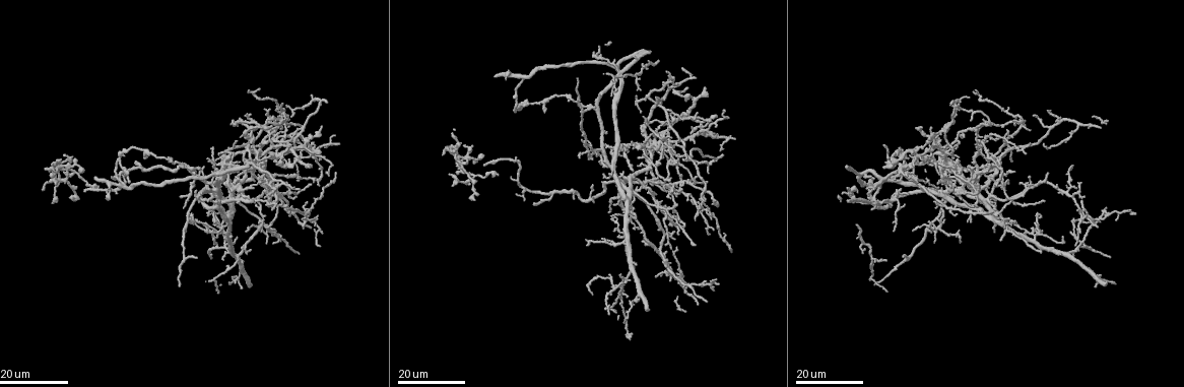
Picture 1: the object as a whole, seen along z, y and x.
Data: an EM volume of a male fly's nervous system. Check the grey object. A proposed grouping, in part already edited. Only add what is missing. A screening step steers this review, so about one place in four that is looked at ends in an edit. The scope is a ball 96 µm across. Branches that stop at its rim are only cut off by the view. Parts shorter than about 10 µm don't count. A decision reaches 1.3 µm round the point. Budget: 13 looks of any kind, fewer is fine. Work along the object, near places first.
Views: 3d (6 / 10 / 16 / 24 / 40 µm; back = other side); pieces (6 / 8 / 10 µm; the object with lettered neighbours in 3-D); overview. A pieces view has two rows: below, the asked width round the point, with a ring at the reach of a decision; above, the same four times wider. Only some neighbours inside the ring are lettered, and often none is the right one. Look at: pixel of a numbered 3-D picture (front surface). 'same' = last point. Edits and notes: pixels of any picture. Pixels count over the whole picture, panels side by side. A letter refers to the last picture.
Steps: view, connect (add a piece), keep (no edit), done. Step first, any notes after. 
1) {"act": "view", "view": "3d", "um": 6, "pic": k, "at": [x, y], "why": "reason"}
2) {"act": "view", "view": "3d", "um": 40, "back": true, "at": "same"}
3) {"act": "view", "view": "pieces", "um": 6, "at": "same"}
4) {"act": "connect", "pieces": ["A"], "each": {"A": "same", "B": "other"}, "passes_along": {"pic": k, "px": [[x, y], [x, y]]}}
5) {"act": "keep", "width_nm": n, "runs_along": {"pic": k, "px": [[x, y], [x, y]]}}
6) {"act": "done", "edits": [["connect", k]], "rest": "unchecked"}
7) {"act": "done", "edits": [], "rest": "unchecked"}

{"act": "view", "view": "3d", "um": 24, "pic": 1, "at": [86, 190], "why": "an open end"}

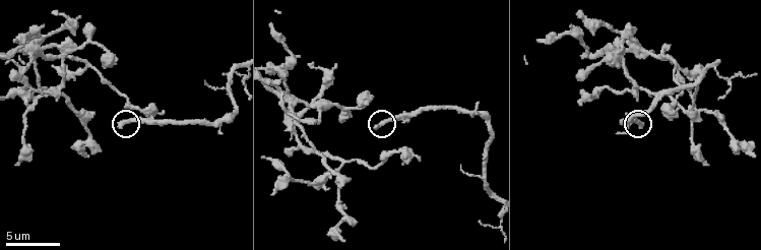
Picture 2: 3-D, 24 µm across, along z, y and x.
{"act": "view", "view": "pieces", "um": 8, "pic": 2, "at": [119, 125]}

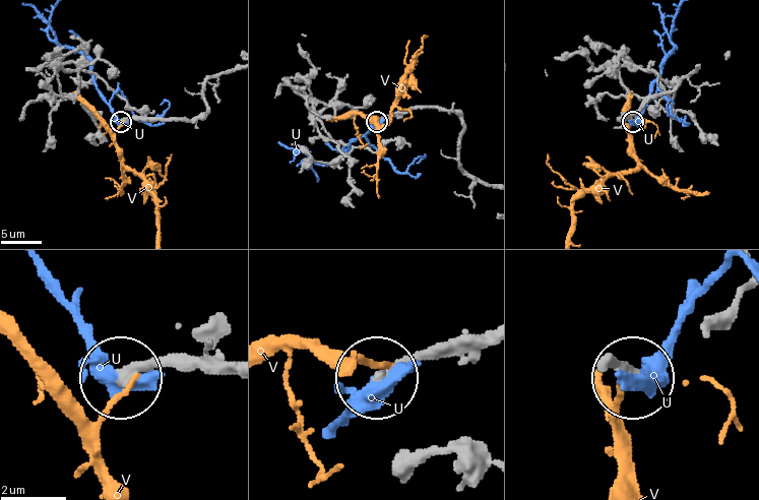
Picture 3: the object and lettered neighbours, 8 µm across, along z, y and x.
{"act": "connect", "pieces": ["U"], "width_nm": 290, "each": {"U": "same", "V": "other"}, "passes_along": {"pic": 3, "px": [[209, 368], [119, 373], [53, 277]]}, "found": "the neuron continues"}

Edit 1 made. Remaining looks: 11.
{"act": "view", "view": "pieces", "um": 8, "pic": 2, "at": [54, 14]}

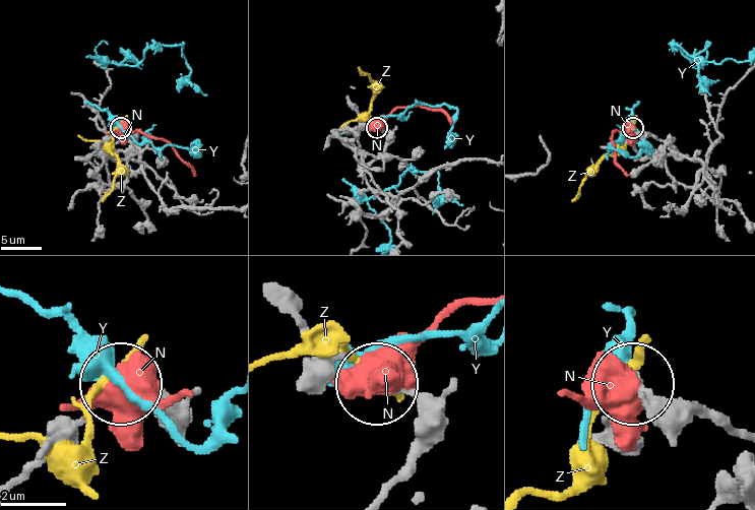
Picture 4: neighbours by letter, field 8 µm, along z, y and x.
{"act": "keep", "each": {"N": "other", "Y": "other", "Z": "other"}, "found": "none of them fits"}

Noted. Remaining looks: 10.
{"act": "view", "view": "3d", "um": 24, "pic": 1, "at": [137, 164], "why": "thick end"}

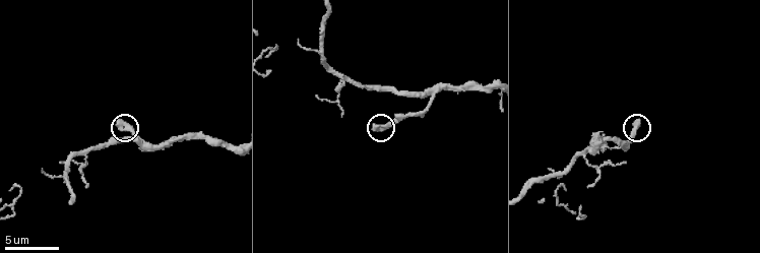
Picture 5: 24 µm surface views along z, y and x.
{"act": "view", "view": "pieces", "um": 8, "pic": 5, "at": [374, 127]}

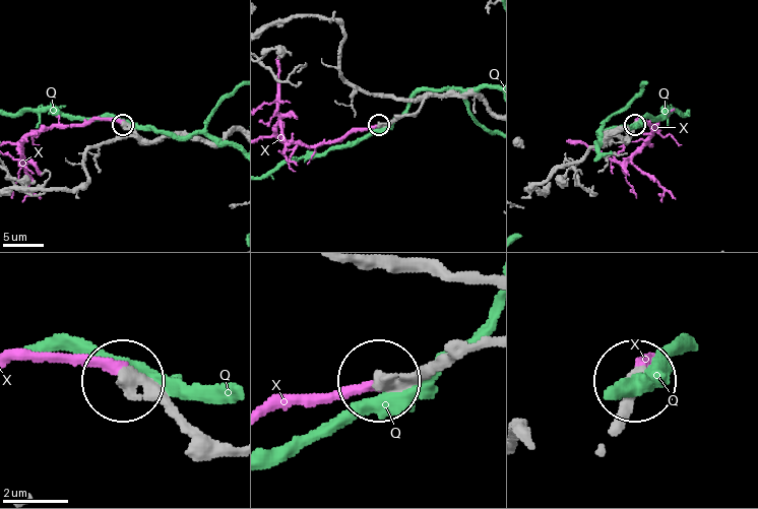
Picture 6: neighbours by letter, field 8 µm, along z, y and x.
{"act": "connect", "pieces": ["X"], "each": {"Q": "other", "X": "same"}, "passes_along": {"pic": 6, "px": [[451, 347], [375, 388], [271, 399]]}, "found": "the neuron continues"}

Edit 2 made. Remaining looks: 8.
{"act": "view", "view": "3d", "um": 16, "pic": 1, "at": [1001, 240]}

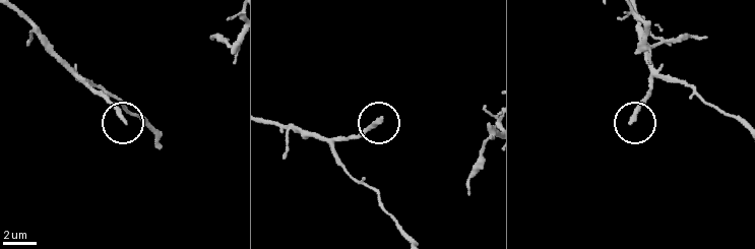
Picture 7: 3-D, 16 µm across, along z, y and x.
{"act": "view", "view": "pieces", "um": 8, "pic": 7, "at": [380, 118], "why": "see the neighbours"}

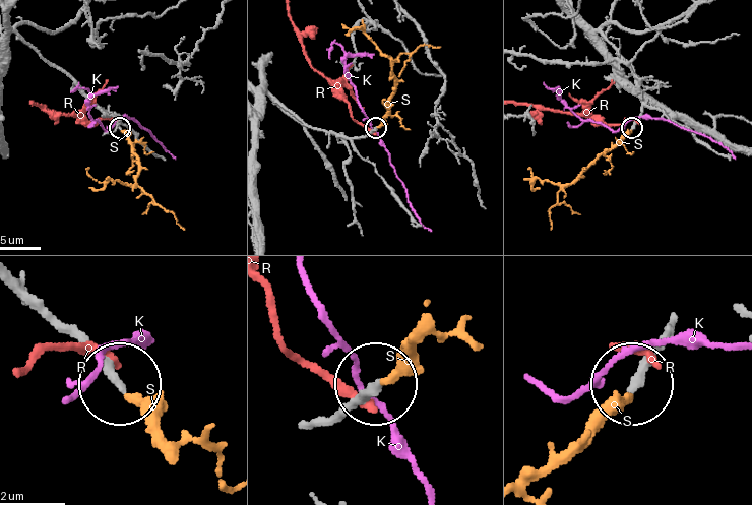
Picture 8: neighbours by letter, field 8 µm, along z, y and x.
{"act": "connect", "pieces": ["S"], "each": {"K": "other", "R": "other", "S": "same"}, "passes_along": {"pic": 8, "px": [[317, 426], [380, 387], [424, 319]]}, "found": "it goes on there"}

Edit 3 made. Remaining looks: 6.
{"act": "view", "view": "3d", "um": 16, "pic": 1, "at": [953, 157], "why": "free end"}

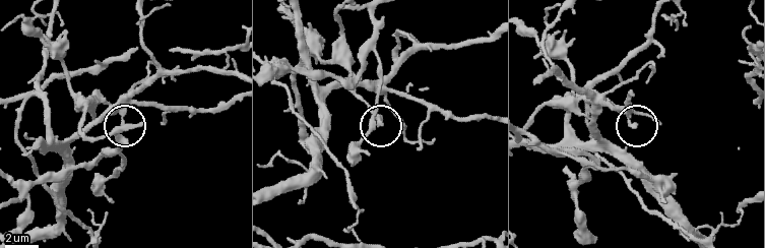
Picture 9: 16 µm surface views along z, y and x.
{"act": "view", "view": "3d", "um": 10, "pic": 9, "at": [381, 122], "why": "zoom in"}

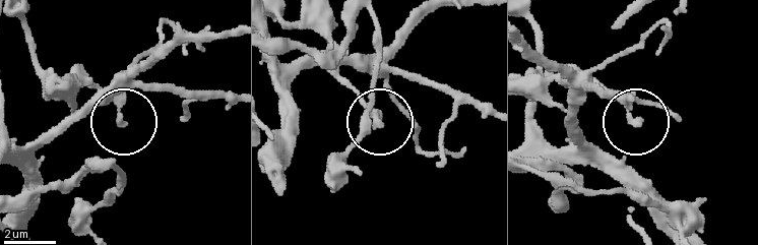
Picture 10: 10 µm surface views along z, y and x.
{"act": "view", "view": "pieces", "um": 10, "pic": 10, "at": [377, 124]}

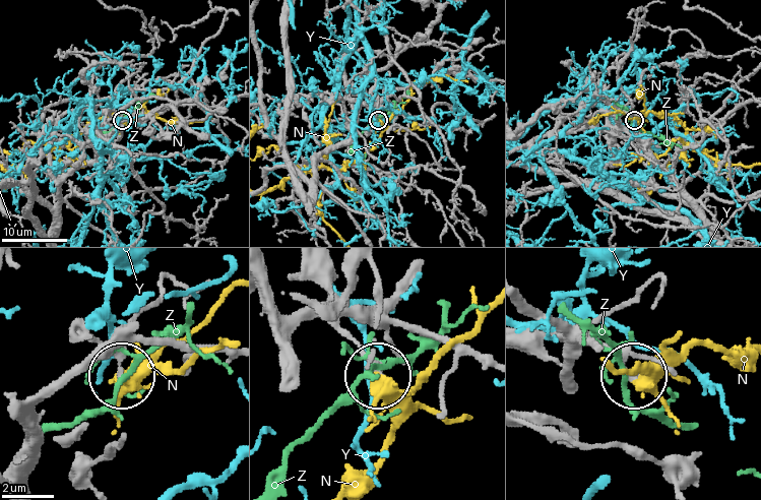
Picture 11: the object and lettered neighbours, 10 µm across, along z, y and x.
{"act": "keep", "each": {"N": "other", "Y": "other", "Z": "other"}, "found": "none of them fits"}

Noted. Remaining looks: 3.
{"act": "view", "view": "3d", "um": 24, "pic": 1, "at": [595, 106]}

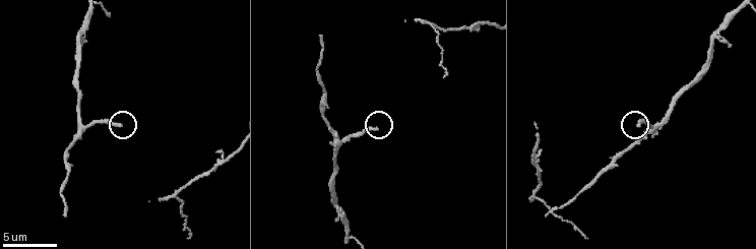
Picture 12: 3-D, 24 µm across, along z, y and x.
{"act": "view", "view": "pieces", "um": 10, "pic": 12, "at": [376, 127]}

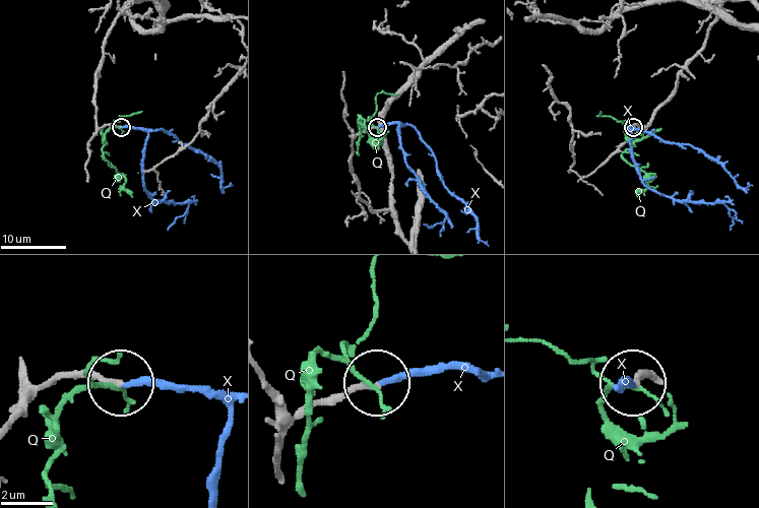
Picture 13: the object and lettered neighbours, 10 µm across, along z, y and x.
{"act": "connect", "pieces": ["X"], "width_nm": 250, "each": {"Q": "other", "X": "same"}, "found": "it goes on there"}

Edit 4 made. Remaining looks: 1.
{"act": "done", "edits": [["connect", 3], ["connect", 6], ["connect", 8], ["connect", 13]], "rest": "unchecked"}

